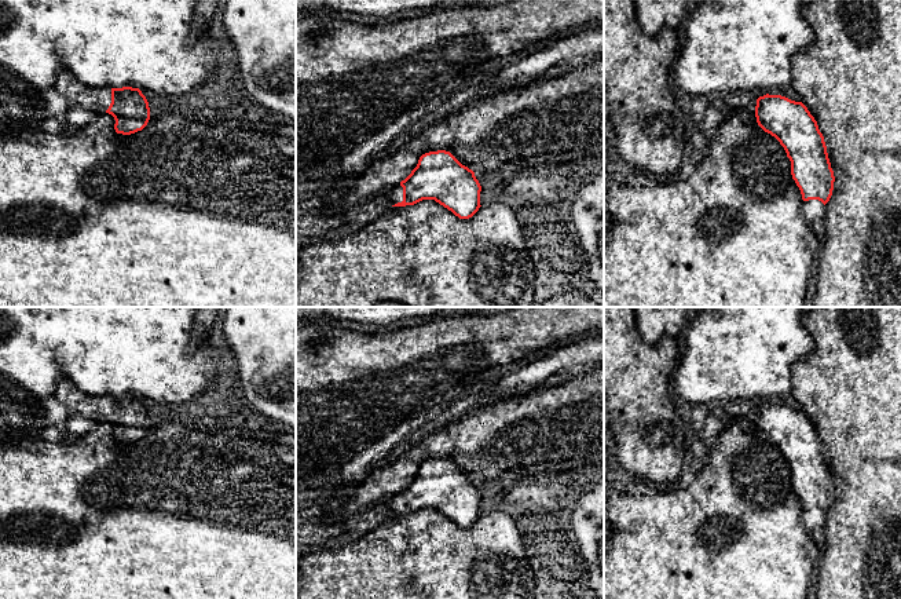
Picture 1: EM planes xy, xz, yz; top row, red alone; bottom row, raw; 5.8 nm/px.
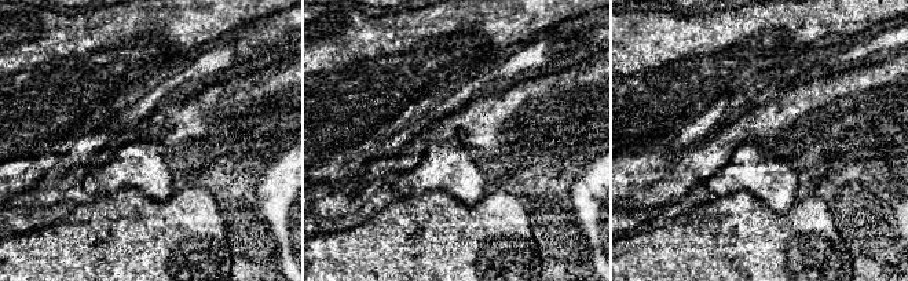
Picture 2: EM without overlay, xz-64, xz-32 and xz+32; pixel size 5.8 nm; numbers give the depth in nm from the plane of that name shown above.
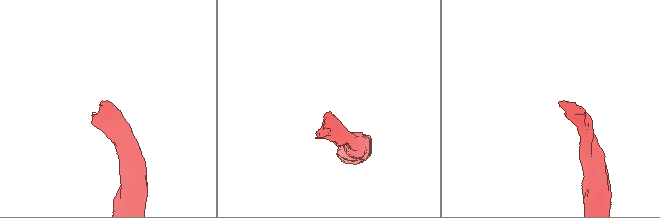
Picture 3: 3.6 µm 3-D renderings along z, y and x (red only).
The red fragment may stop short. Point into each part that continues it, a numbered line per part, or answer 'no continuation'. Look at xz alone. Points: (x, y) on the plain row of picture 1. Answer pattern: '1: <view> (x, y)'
1: xz (394, 503)

